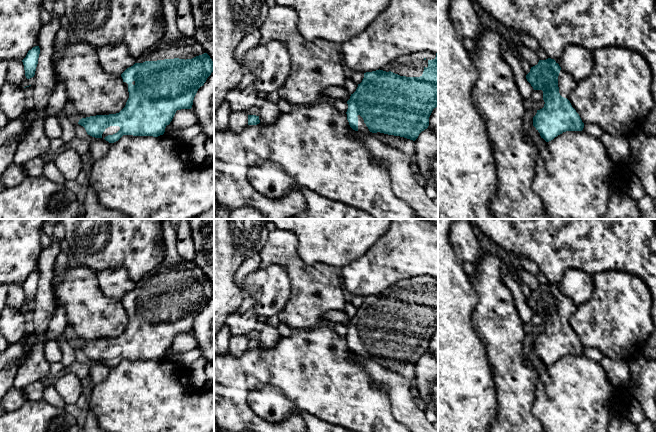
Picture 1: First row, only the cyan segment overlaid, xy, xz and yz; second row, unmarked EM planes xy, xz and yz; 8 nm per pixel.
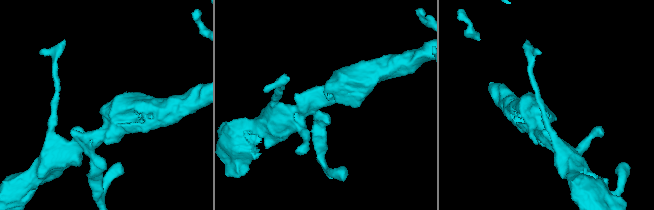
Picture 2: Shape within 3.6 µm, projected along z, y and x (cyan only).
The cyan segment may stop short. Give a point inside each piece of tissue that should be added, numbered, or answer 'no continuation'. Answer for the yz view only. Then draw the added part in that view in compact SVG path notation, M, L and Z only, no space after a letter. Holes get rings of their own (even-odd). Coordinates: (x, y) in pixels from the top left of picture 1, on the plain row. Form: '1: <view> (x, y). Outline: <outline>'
1: yz (566, 306). Outline: M561 292L558 300L558 311L559 317L562 321L566 322L567 318L575 309L575 305L571 298L567 297L563 292Z

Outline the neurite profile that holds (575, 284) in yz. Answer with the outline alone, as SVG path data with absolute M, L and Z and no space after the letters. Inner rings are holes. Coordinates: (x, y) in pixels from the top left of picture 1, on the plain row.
M566 270L557 284L559 290L571 298L575 306L587 302L594 292L592 276L582 270Z

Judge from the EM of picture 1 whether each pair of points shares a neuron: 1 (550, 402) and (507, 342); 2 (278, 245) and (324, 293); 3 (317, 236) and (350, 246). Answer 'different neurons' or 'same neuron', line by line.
1: different neurons
2: same neuron
3: same neuron

